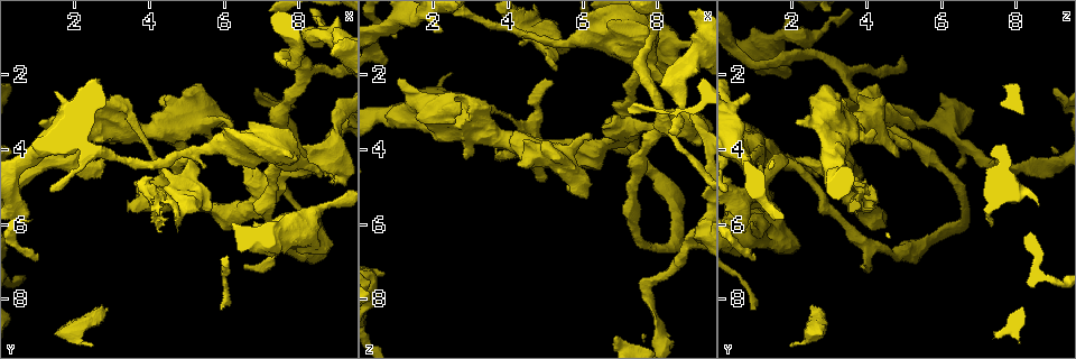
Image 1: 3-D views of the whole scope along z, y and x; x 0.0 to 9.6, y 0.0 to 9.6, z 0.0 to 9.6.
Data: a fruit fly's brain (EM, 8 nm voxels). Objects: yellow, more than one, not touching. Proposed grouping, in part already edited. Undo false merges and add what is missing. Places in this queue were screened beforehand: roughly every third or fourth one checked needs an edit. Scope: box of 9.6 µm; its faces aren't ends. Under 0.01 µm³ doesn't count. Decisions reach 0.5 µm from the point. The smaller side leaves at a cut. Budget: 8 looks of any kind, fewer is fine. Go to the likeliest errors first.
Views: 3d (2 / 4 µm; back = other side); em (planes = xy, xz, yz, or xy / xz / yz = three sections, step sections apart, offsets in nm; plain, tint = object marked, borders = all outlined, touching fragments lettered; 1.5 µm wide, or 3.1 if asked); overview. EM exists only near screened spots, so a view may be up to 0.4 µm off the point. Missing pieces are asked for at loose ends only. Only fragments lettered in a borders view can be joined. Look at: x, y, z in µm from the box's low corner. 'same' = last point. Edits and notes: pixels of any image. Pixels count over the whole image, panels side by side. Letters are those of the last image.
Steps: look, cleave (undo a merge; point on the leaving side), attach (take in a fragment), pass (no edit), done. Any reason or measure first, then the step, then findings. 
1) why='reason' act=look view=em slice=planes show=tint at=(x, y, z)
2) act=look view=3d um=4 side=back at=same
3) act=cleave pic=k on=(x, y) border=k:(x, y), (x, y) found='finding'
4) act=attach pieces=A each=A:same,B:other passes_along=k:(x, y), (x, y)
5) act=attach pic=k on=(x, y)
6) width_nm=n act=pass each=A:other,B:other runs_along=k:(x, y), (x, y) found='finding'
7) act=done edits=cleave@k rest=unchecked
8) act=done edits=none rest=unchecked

why='thick end' act=look view=em slice=yz step=8 show=borders at=(1.00, 3.35, 2.15)

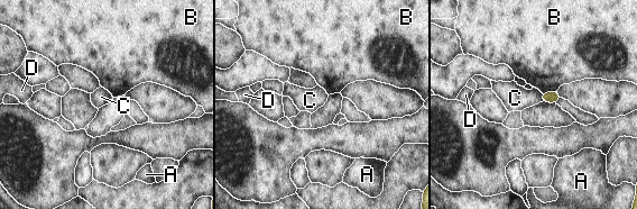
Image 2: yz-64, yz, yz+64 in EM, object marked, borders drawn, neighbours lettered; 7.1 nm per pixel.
act=look view=em slice=planes show=borders at=same

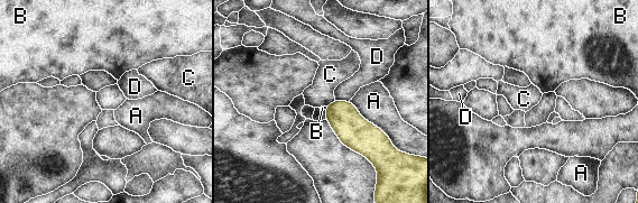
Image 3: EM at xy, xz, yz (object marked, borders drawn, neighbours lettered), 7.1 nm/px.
act=pass each=A:other,B:other,C:other,D:other border=3:(334, 99), (326, 107) found='none of them fits'

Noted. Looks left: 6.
why='branch stops here' act=look view=em slice=planes show=borders at=(1.00, 6.95, 0.95)

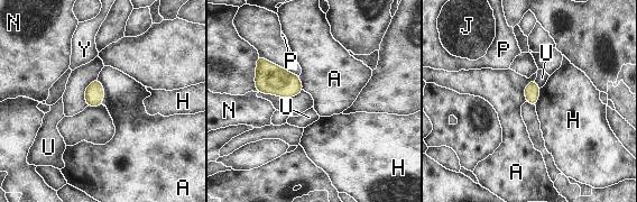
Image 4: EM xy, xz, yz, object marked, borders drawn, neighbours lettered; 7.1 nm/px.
width_nm=120 act=pass each=A:other,H:other,J:other,N:other,P:other,U:other,Y:other border=4:(98, 77), (103, 88), (102, 103) found='none of them fits'

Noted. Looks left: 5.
why='an open end' act=look view=em slice=xy step=8 show=tint at=(2.80, 3.50, 4.15)

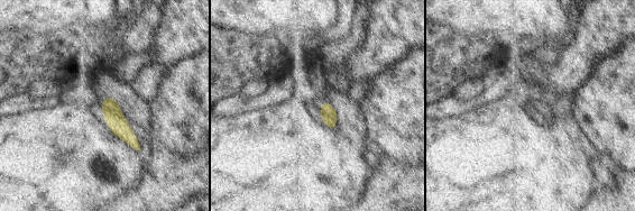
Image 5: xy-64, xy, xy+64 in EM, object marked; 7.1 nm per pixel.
why='another direction' act=look view=em slice=planes show=borders at=same

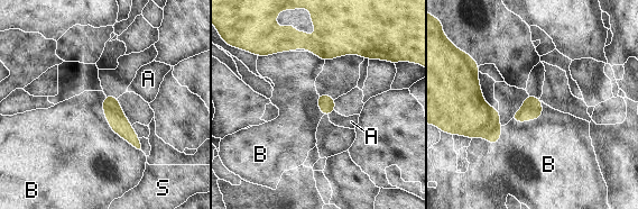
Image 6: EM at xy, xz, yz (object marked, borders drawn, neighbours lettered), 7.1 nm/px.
act=pass each=A:other,B:other,S:other border=6:(104, 96), (108, 125), (140, 151) found='none of them fits'

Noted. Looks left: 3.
act=done edits=none rest=unchecked

